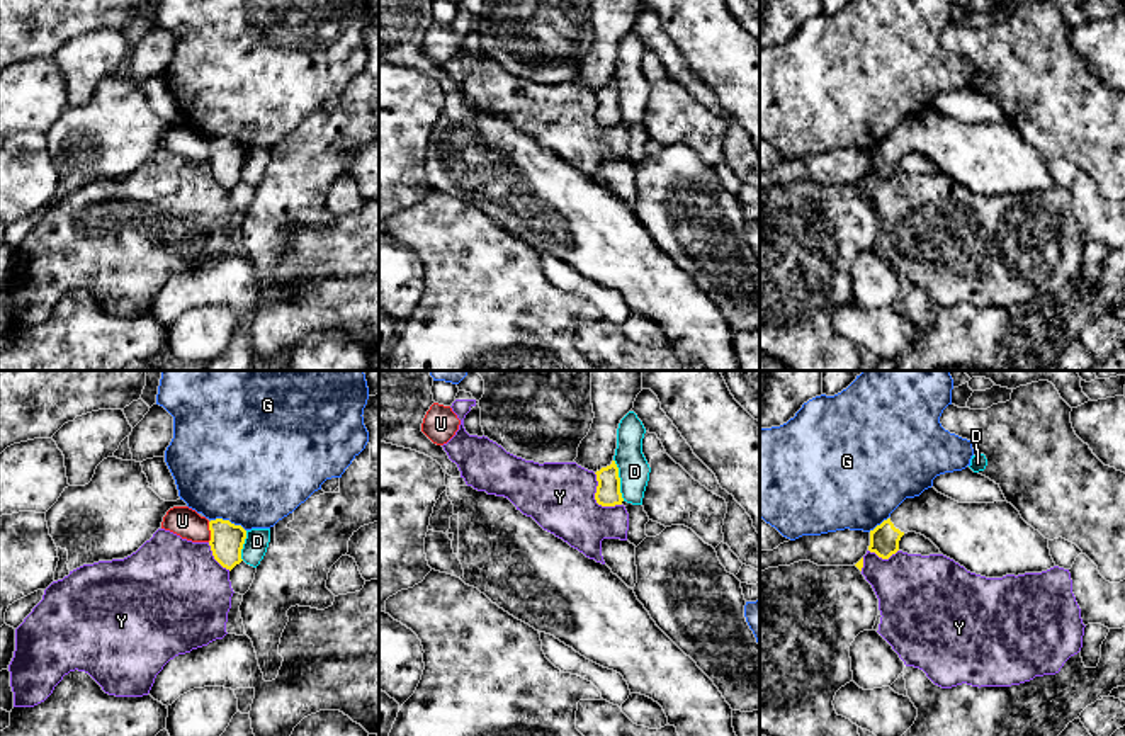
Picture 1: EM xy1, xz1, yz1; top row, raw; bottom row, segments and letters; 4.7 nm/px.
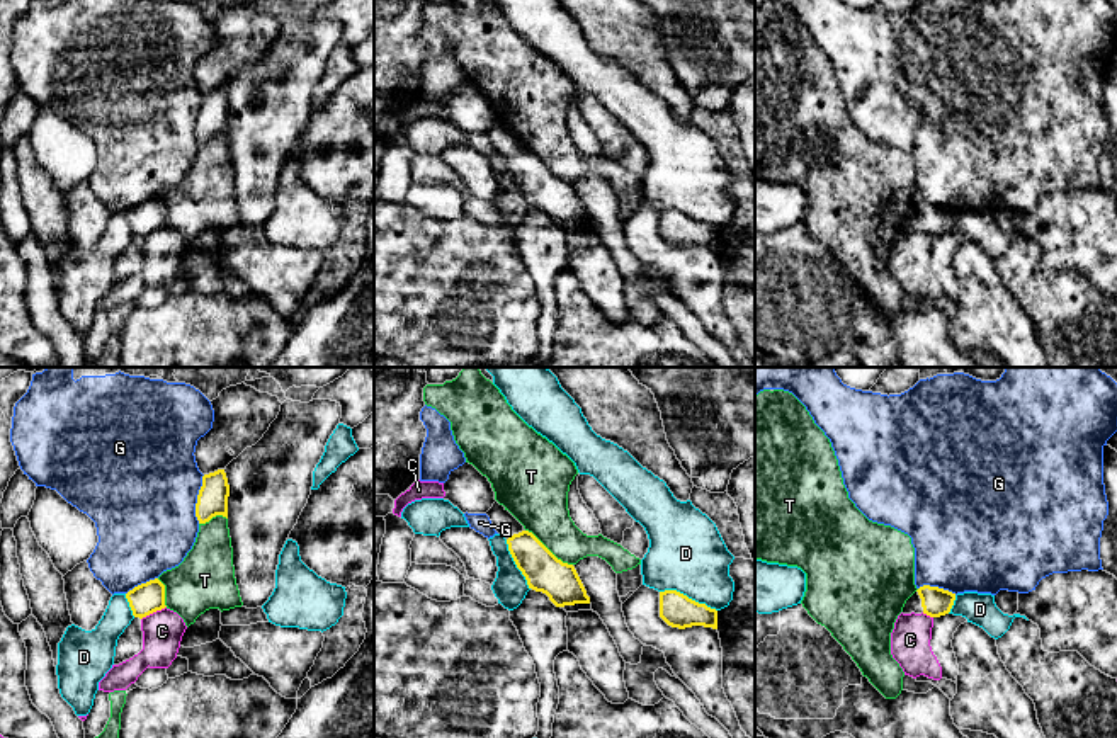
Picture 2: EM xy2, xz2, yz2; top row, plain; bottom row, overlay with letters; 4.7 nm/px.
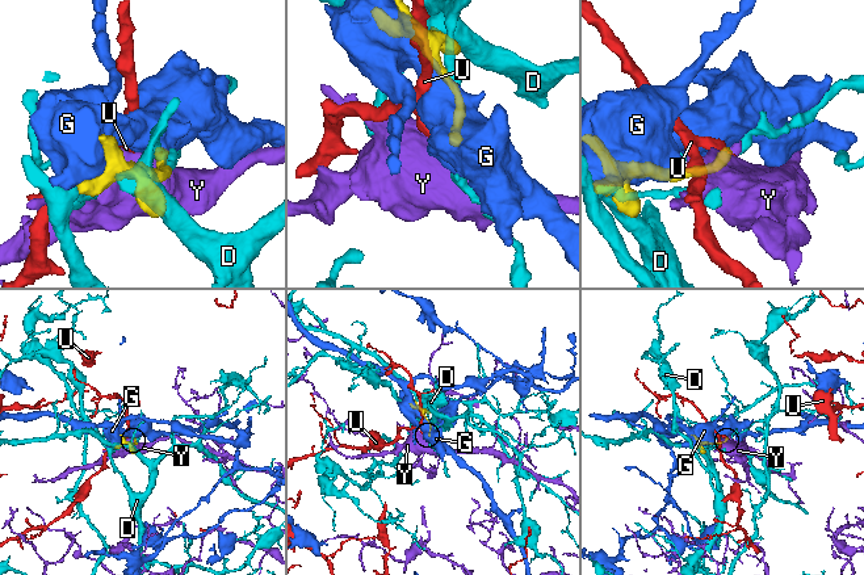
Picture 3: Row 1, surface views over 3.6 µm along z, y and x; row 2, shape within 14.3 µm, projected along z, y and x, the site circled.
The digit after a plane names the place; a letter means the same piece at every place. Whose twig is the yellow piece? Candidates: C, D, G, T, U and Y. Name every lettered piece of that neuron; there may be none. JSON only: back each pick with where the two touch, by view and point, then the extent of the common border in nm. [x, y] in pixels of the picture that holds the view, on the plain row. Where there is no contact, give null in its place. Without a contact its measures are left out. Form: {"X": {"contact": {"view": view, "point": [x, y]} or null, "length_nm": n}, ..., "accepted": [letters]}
{"accepted": []}

